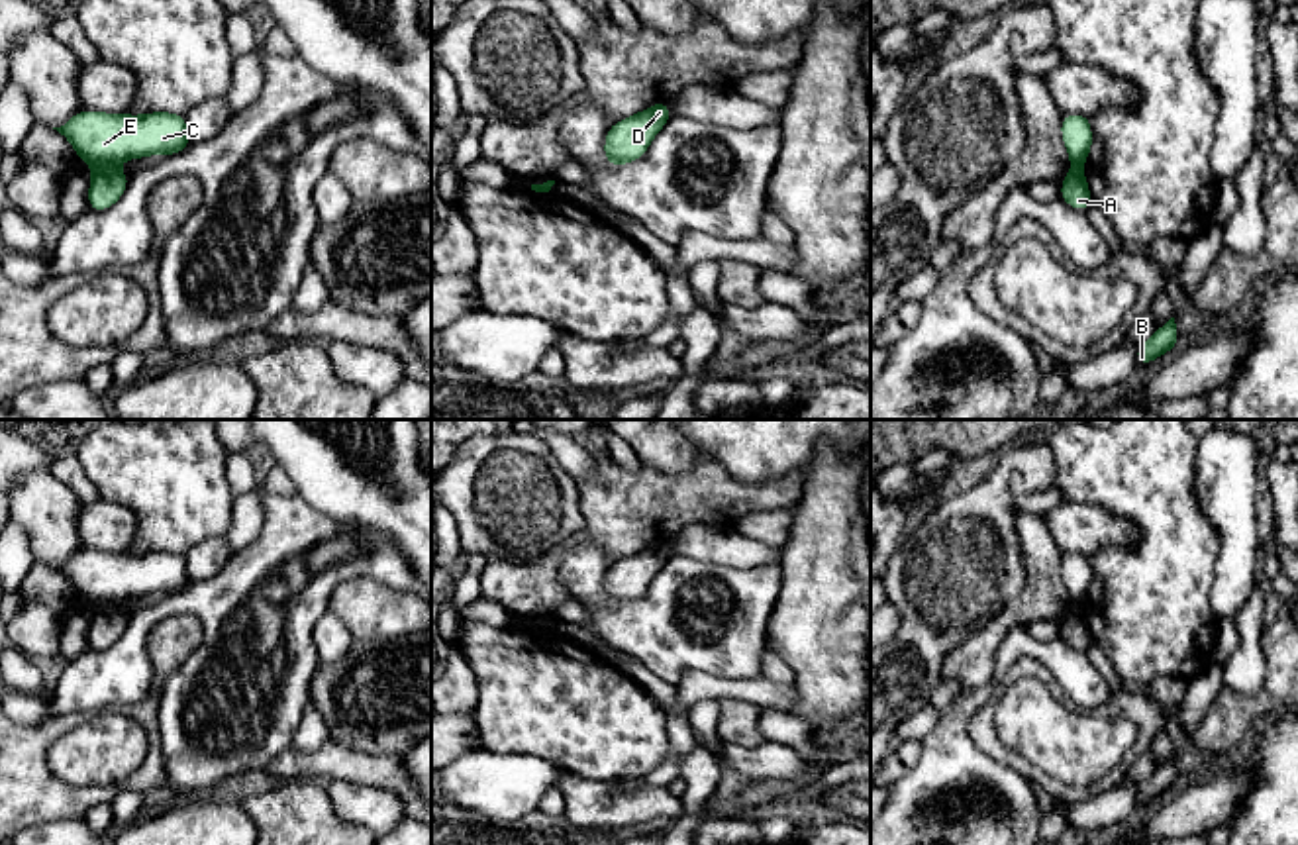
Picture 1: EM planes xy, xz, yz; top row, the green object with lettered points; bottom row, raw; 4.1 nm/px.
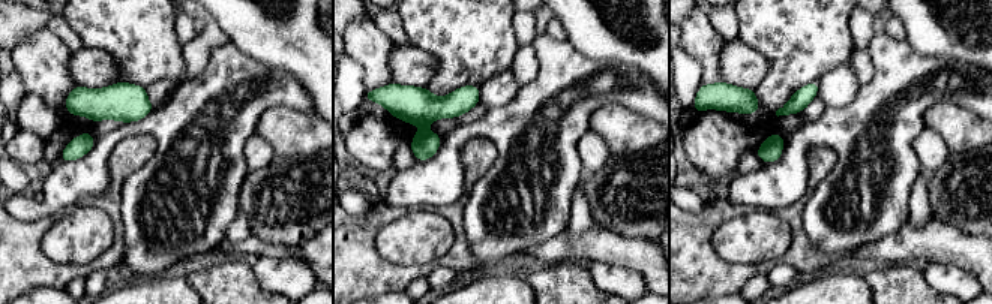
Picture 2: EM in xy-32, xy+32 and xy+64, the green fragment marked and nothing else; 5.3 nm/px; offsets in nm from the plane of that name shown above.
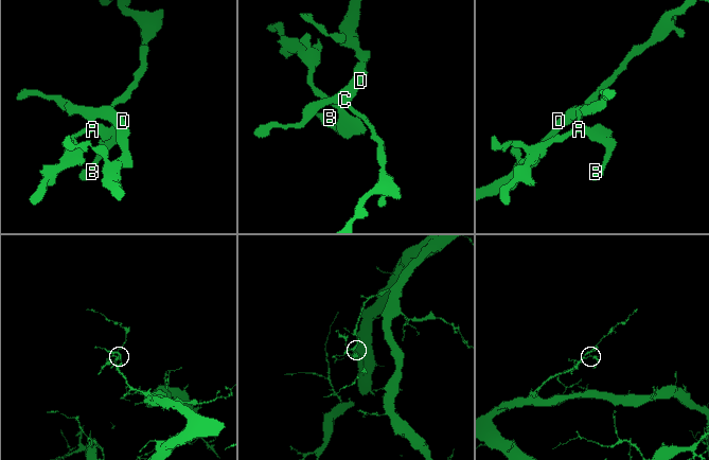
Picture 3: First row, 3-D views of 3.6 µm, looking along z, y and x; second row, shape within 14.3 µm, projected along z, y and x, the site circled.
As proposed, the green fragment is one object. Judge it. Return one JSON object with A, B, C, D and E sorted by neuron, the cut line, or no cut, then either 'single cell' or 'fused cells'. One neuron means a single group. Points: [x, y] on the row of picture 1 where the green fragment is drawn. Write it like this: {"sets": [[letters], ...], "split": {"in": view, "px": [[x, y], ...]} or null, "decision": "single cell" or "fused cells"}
{"sets": [["A", "B"], ["C", "D", "E"]], "split": {"in": "xy", "px": [[112, 165], [95, 169]]}, "decision": "fused cells"}

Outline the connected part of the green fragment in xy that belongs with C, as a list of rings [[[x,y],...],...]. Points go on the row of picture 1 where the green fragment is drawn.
[[[84,110],[53,129],[67,137],[80,161],[92,169],[149,155],[171,157],[192,143],[184,116],[173,112],[129,116]]]

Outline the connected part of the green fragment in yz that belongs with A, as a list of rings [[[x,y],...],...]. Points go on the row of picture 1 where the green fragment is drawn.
[[[1073,167],[1063,178],[1063,186],[1059,190],[1059,198],[1063,198],[1071,208],[1078,212],[1086,212],[1090,208],[1092,194],[1088,190],[1088,182],[1084,178],[1084,171]]]

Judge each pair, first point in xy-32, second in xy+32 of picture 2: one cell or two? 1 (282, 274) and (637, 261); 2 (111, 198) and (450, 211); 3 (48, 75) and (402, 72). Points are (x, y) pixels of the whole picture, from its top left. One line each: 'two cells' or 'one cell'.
1: two cells
2: one cell
3: two cells

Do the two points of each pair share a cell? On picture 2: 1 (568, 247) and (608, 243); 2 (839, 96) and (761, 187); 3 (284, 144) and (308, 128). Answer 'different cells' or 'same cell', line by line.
1: same cell
2: different cells
3: same cell

